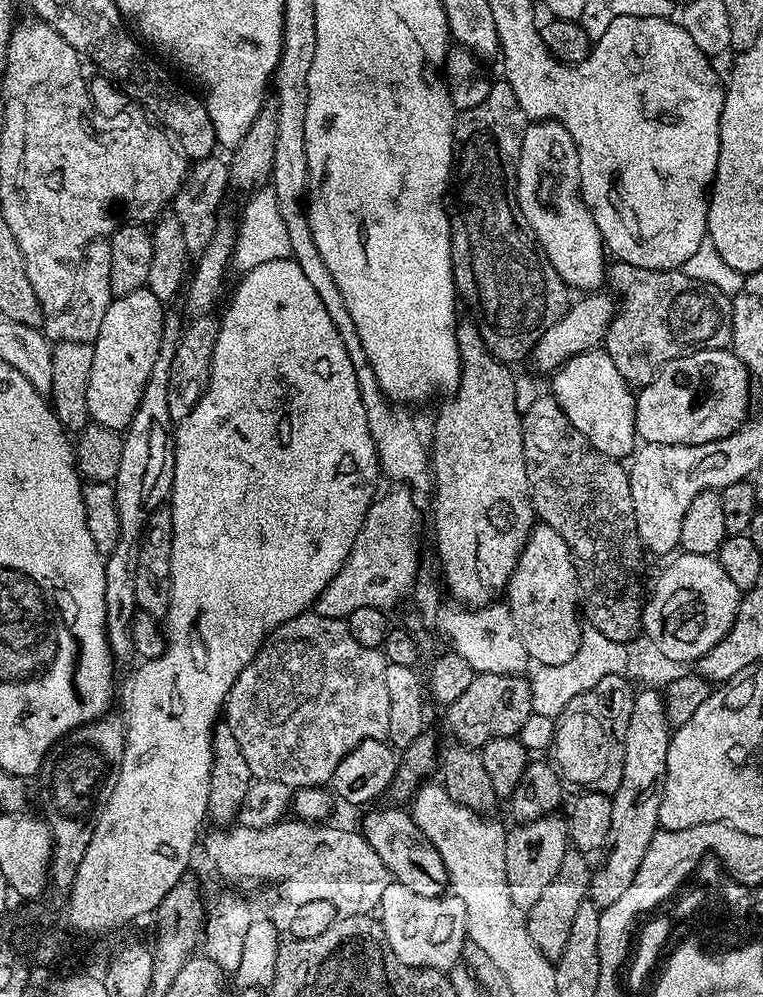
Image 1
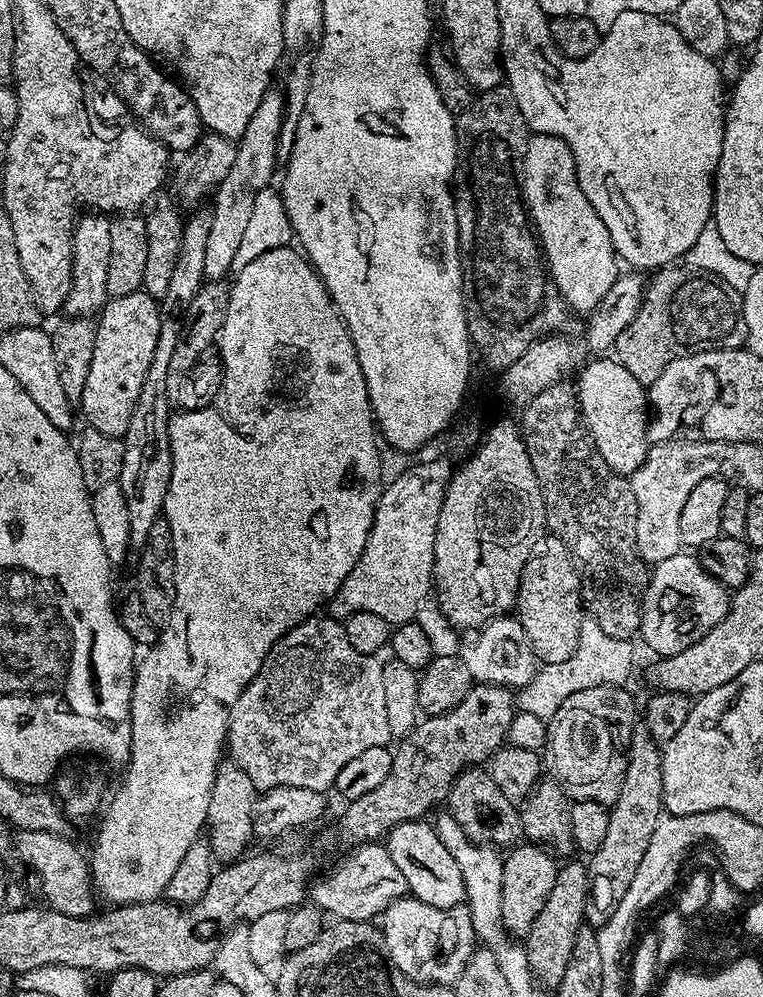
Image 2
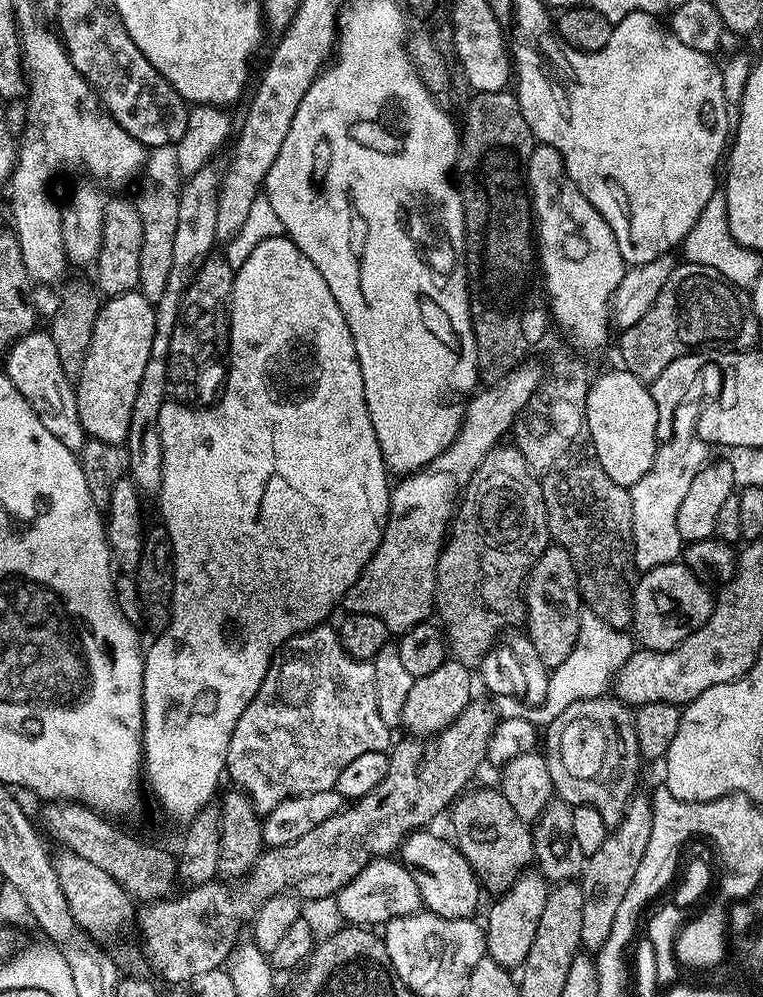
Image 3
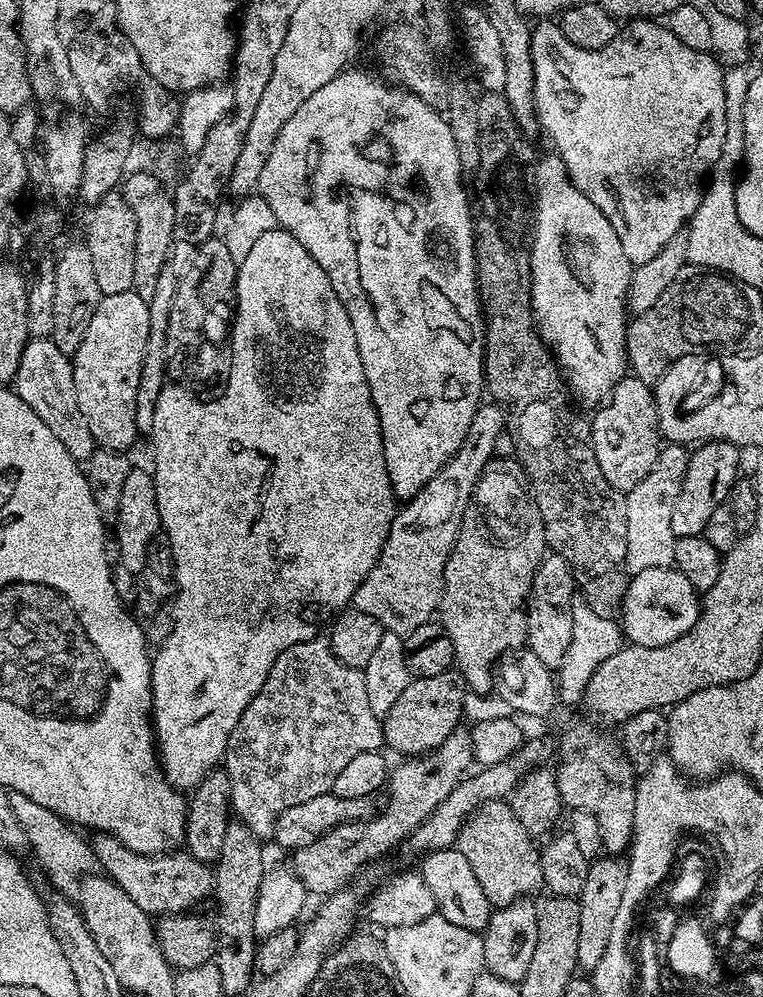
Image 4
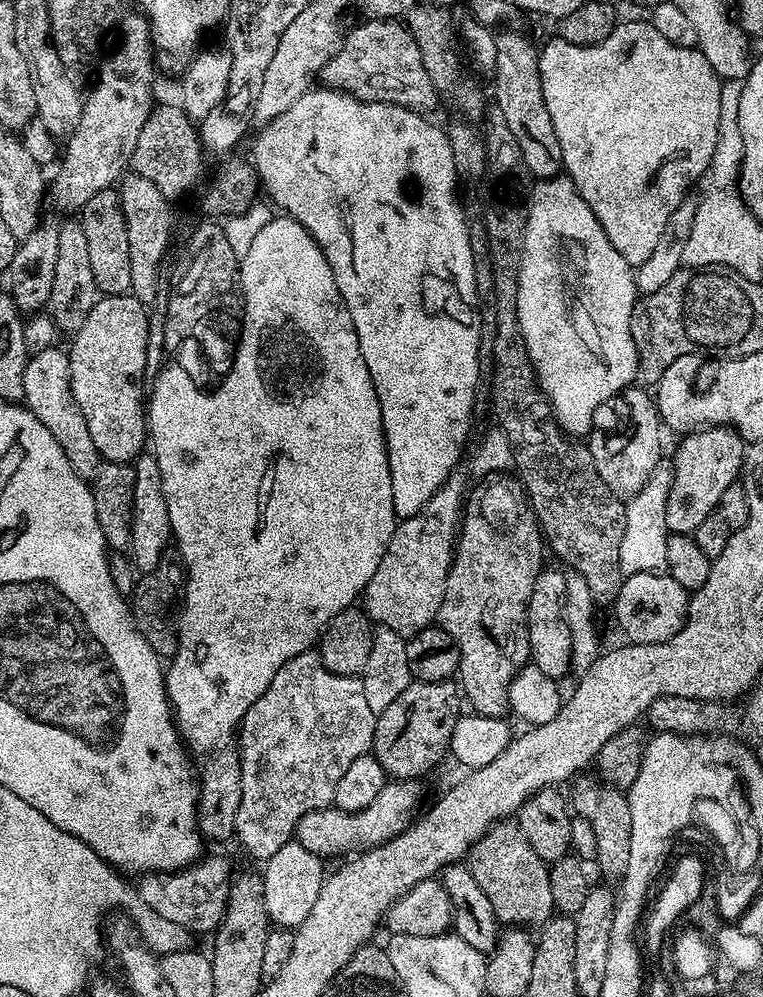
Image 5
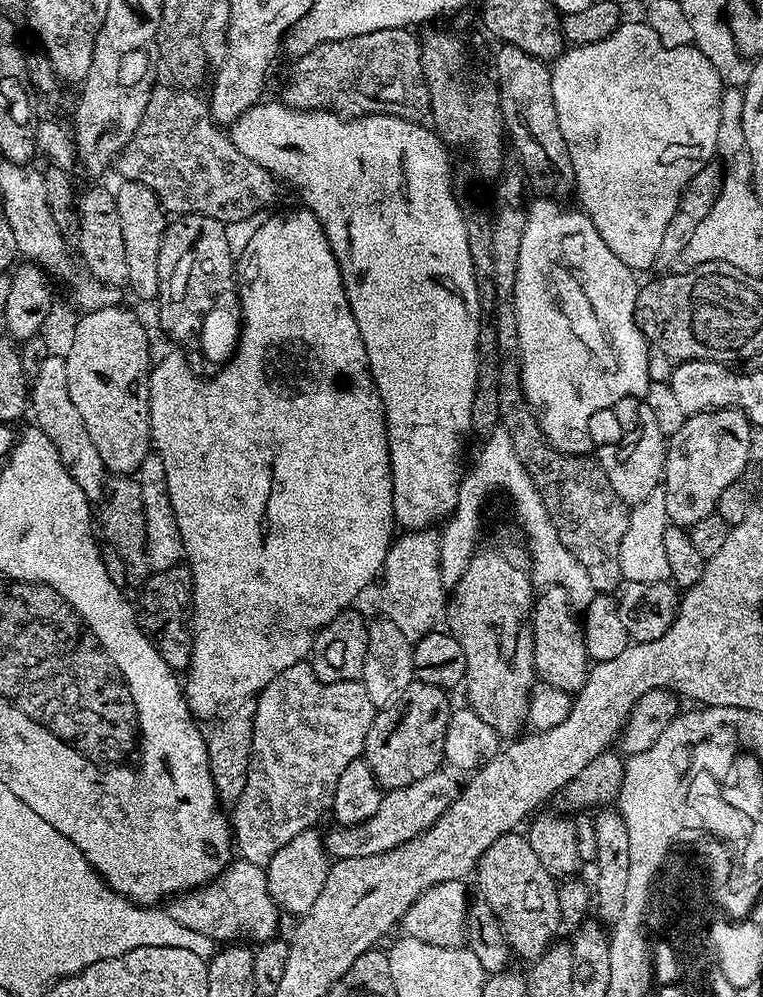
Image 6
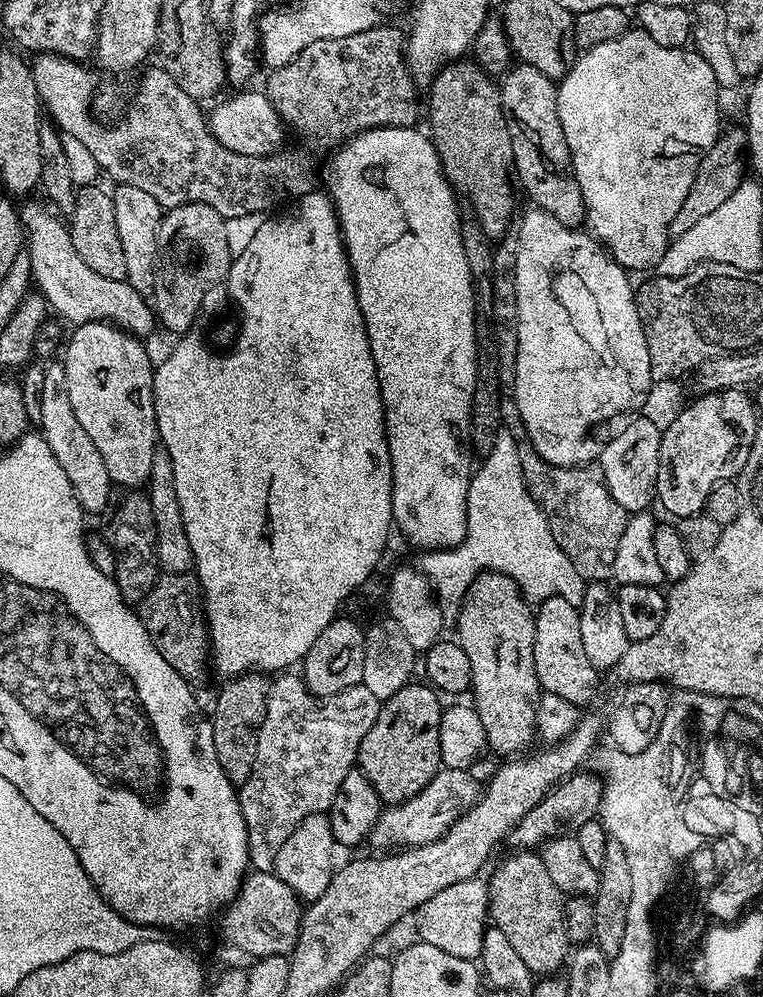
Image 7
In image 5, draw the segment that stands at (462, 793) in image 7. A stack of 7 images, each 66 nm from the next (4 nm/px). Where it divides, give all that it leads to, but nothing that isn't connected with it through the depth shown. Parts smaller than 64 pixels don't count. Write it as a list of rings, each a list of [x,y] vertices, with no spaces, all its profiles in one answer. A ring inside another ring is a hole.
[[[392,778],[384,783],[382,790],[378,790],[378,798],[374,798],[374,802],[370,802],[370,806],[362,810],[347,812],[335,806],[314,810],[298,822],[294,833],[295,843],[306,846],[306,850],[321,858],[329,858],[328,856],[344,858],[349,854],[359,854],[367,852],[370,848],[382,846],[406,831],[417,819],[421,811],[420,799],[424,796],[420,784],[419,779]]]

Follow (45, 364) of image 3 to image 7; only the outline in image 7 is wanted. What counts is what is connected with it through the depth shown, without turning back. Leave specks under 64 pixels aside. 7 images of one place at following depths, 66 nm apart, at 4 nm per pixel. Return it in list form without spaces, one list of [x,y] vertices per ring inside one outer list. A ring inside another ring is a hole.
[[[49,363],[45,367],[42,382],[42,422],[38,425],[38,432],[43,436],[46,446],[50,446],[50,456],[58,458],[66,478],[70,478],[70,486],[74,486],[74,494],[85,513],[100,512],[104,507],[107,509],[113,503],[114,485],[106,470],[106,462],[102,462],[102,454],[98,454],[98,446],[94,446],[90,434],[82,430],[82,425],[74,414],[74,406],[70,406],[63,363]]]

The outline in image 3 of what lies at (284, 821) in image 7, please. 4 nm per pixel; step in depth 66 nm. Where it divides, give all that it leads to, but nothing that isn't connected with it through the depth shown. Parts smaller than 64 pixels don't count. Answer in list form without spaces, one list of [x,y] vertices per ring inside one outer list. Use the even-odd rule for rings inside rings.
[[[328,622],[319,624],[317,628],[306,630],[283,644],[278,655],[273,659],[272,665],[268,667],[266,678],[262,682],[262,686],[258,686],[258,692],[254,694],[250,706],[246,706],[246,710],[242,710],[242,718],[238,718],[238,726],[234,726],[234,734],[230,734],[230,746],[226,754],[227,779],[232,779],[236,783],[233,785],[248,795],[257,813],[266,814],[270,810],[274,810],[274,806],[278,806],[278,802],[289,800],[291,796],[318,794],[318,790],[335,788],[338,774],[342,774],[342,770],[346,770],[346,766],[350,766],[350,762],[354,762],[354,758],[371,752],[388,752],[393,747],[393,729],[388,728],[386,722],[382,722],[382,714],[378,714],[378,690],[374,686],[374,666],[367,660],[355,660],[350,654],[346,654],[340,641],[339,631],[333,625],[331,628],[330,625],[331,623]]]

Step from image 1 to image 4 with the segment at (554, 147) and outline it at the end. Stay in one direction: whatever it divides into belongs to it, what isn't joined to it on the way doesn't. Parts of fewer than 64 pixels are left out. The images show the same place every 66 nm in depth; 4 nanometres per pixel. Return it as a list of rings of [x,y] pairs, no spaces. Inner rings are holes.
[[[555,154],[542,157],[537,162],[536,168],[534,164],[534,239],[530,244],[530,266],[532,267],[532,320],[536,324],[536,332],[540,335],[541,342],[552,353],[567,387],[574,393],[575,399],[577,396],[584,404],[599,405],[611,392],[613,386],[626,375],[624,350],[624,335],[628,332],[626,305],[634,266],[630,262],[630,258],[626,258],[626,254],[622,251],[622,242],[618,242],[618,234],[614,234],[614,226],[610,226],[606,214],[602,214],[602,210],[598,210],[598,206],[594,206],[594,202],[590,202],[590,198],[586,198],[574,186],[570,174],[566,170],[566,162],[562,162],[562,158]]]

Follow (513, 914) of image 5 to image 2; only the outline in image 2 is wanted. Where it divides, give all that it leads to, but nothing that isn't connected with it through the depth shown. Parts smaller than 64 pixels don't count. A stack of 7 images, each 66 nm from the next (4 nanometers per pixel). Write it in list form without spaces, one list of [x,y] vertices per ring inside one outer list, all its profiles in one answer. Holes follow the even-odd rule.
[[[469,766],[456,775],[450,786],[446,801],[446,812],[462,826],[462,830],[475,844],[489,846],[515,846],[521,843],[524,828],[520,824],[520,808],[498,790],[491,771],[484,766]]]

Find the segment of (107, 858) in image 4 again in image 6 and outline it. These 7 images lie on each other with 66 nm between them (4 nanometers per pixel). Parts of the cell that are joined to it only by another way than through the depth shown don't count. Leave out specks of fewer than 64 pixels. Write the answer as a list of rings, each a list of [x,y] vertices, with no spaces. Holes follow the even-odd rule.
[[[236,858],[212,880],[187,894],[181,894],[167,905],[174,922],[198,930],[217,942],[265,942],[277,935],[282,910],[268,889],[268,873],[259,864]]]

